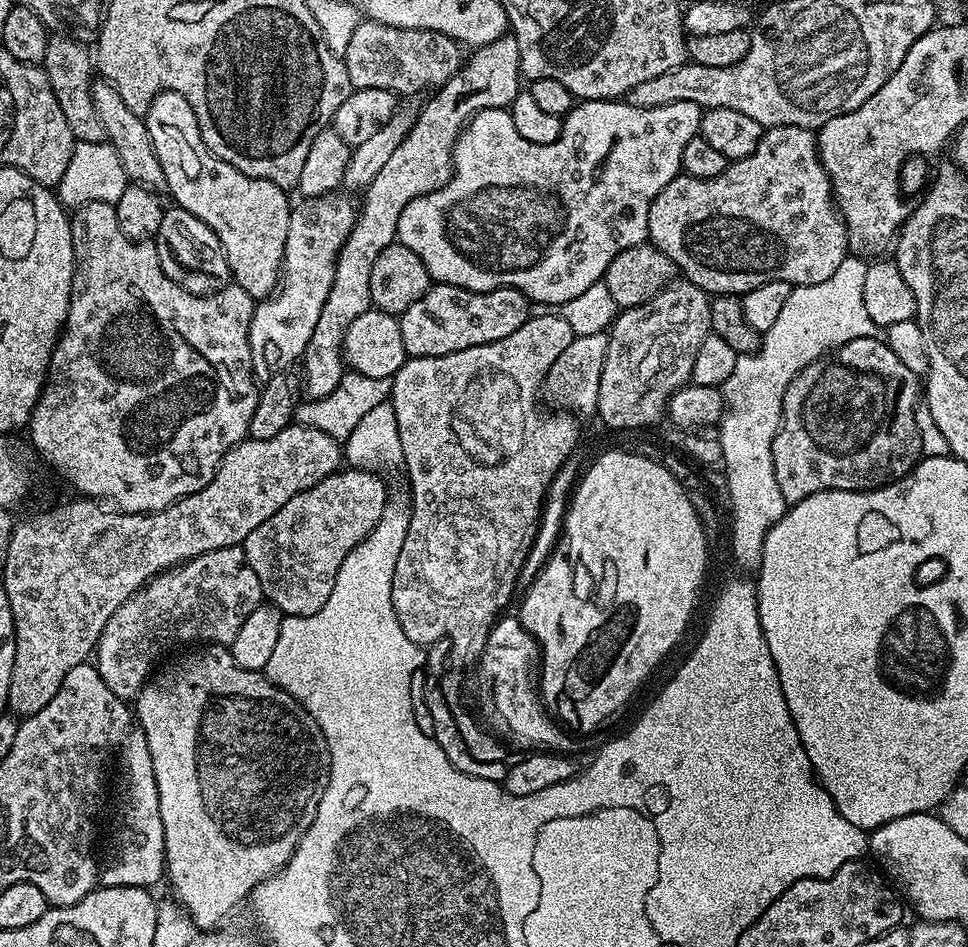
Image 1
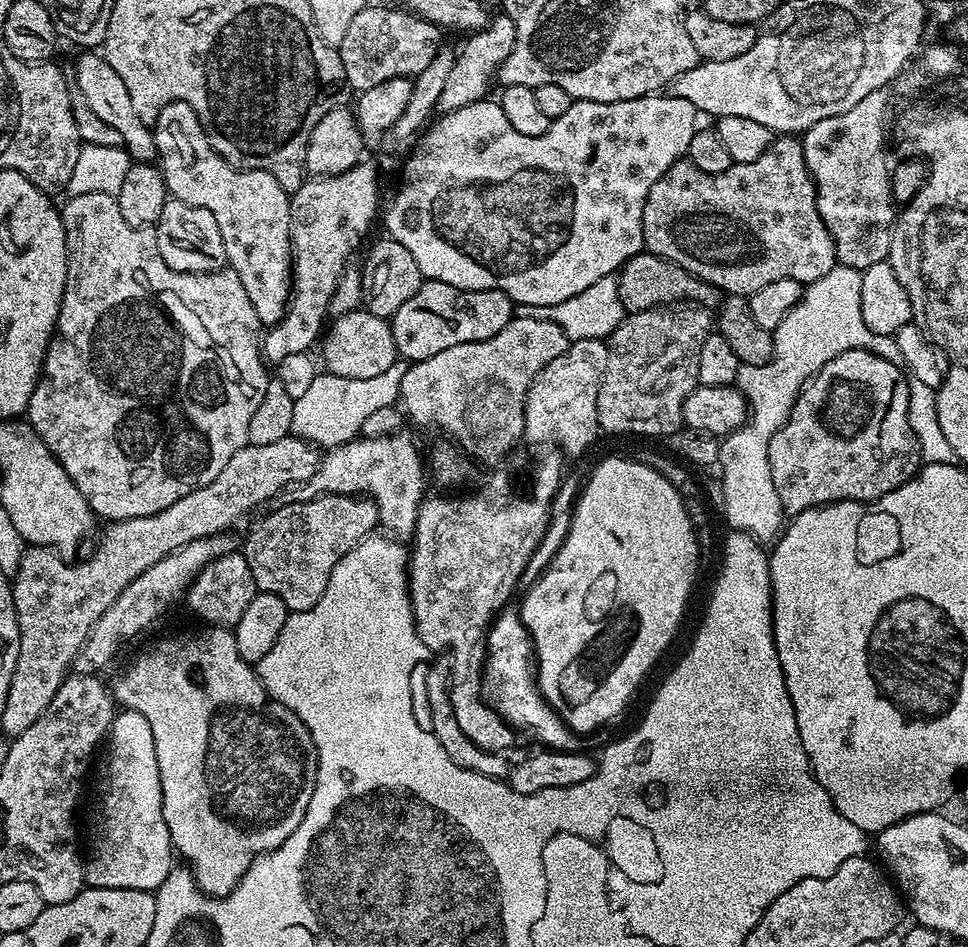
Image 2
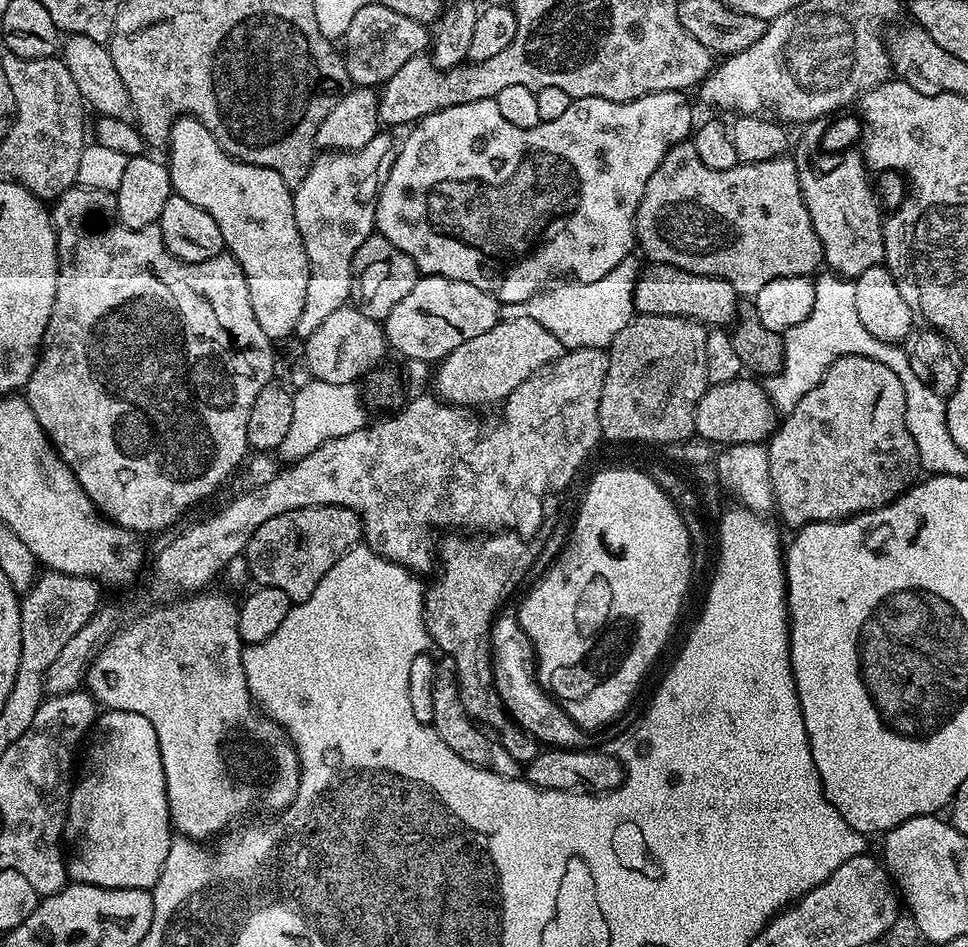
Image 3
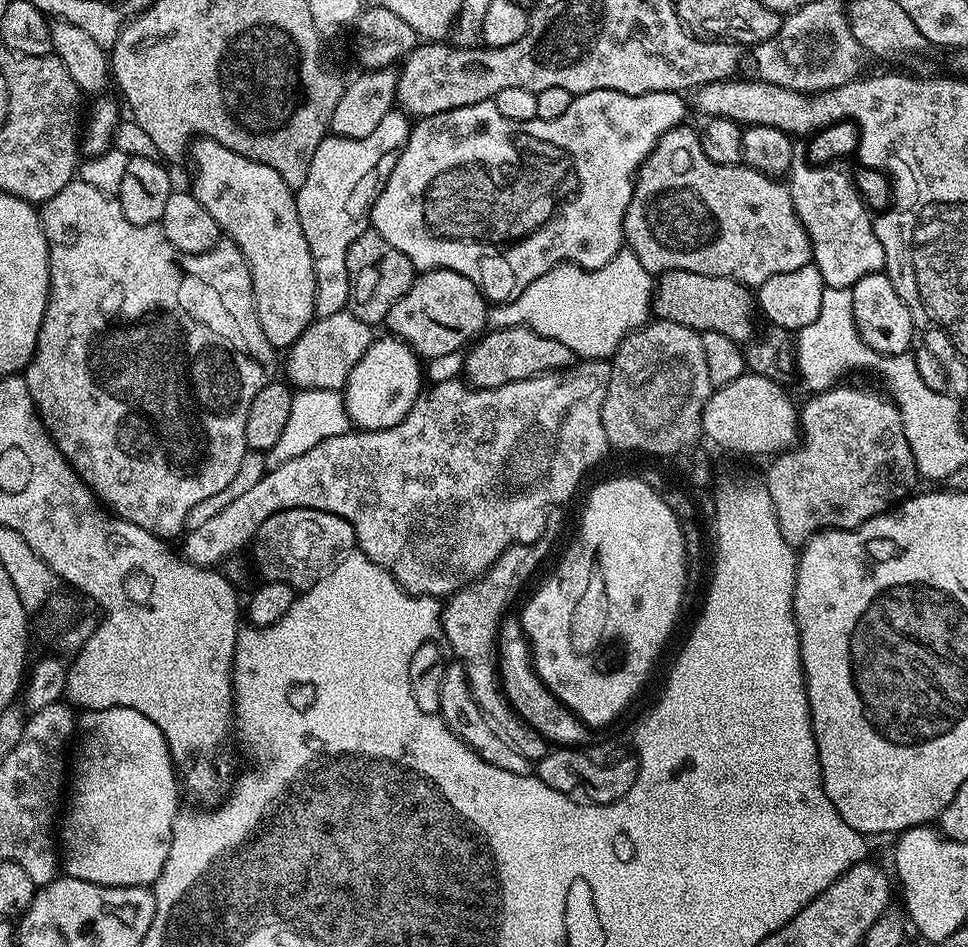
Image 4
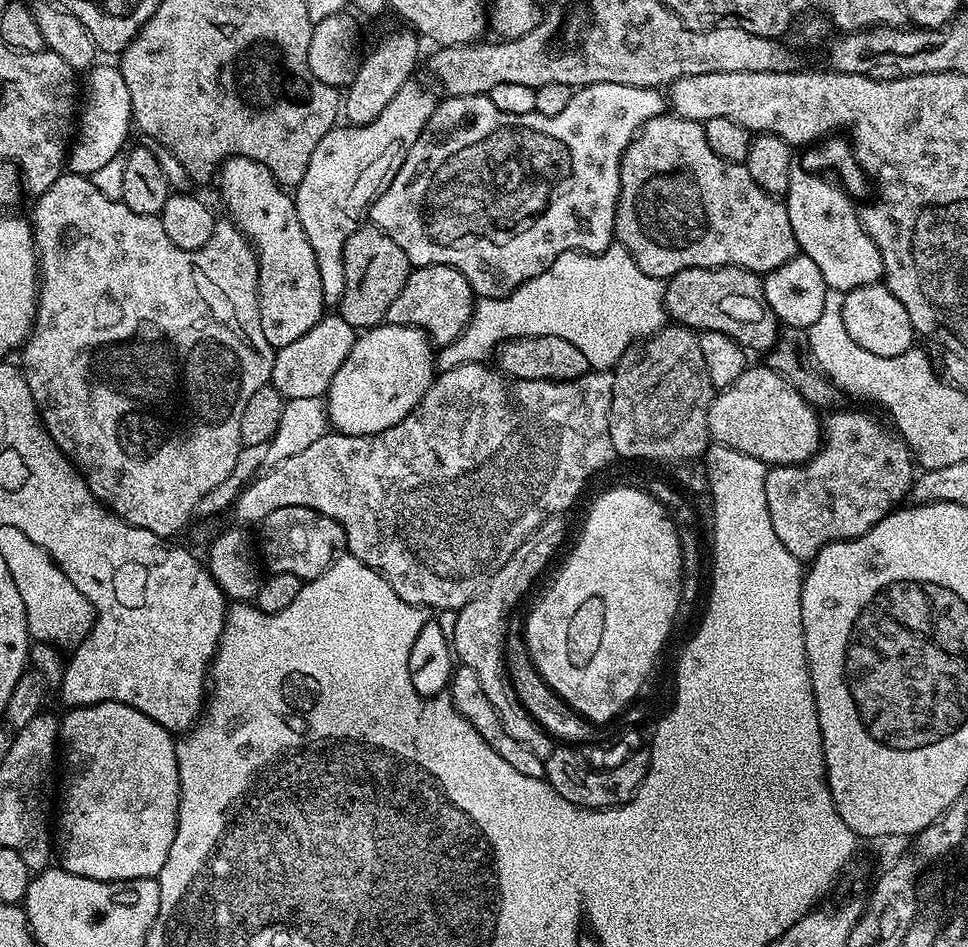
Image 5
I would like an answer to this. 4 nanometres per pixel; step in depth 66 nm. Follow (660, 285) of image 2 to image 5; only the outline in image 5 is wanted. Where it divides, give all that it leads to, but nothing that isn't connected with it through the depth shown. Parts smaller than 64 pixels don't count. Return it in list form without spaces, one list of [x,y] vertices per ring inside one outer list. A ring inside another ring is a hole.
[[[737,264],[725,268],[691,268],[674,274],[664,289],[664,306],[677,325],[697,333],[726,334],[726,338],[734,338],[749,353],[771,352],[782,333],[780,321],[764,297],[763,279]]]

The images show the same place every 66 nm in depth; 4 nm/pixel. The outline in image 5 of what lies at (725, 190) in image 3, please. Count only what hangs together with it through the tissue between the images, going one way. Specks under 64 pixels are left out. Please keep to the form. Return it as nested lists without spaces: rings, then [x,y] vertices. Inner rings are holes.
[[[665,114],[647,120],[640,127],[638,135],[632,139],[630,146],[625,150],[623,158],[620,159],[620,197],[616,207],[616,234],[615,239],[631,254],[638,270],[642,274],[653,276],[659,280],[667,281],[674,274],[691,268],[725,268],[731,264],[737,264],[757,274],[767,274],[778,266],[782,266],[787,260],[797,255],[798,249],[794,230],[790,226],[790,214],[788,205],[783,199],[770,195],[754,178],[750,178],[750,170],[743,164],[735,164],[729,160],[718,158],[714,150],[710,150],[710,142],[706,142],[704,125],[698,120],[687,120],[675,114]]]

